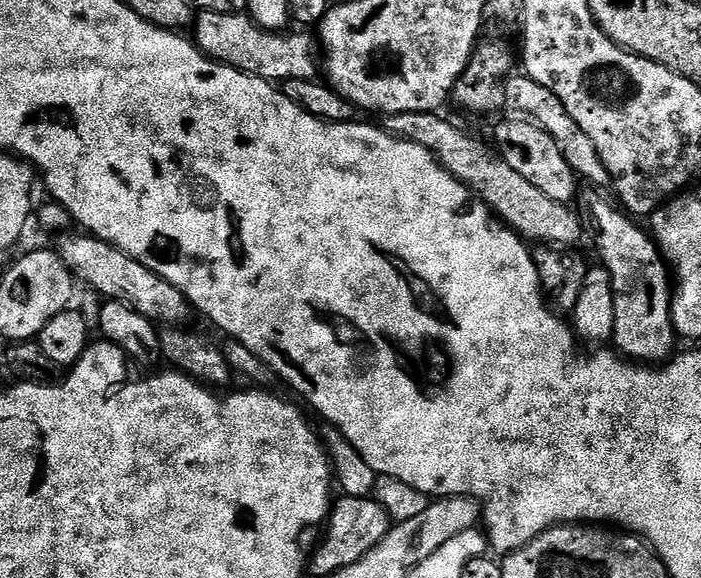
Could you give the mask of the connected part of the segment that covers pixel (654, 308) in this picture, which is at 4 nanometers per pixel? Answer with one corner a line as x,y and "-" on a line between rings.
581,187
578,192
579,204
579,215
587,231
588,228
592,231
596,252
600,255
599,263
614,282
612,340
617,344
615,347
632,362
647,362
656,366
667,361
677,351
678,343
676,329
672,326
674,288
670,283
669,265
656,247
656,241
645,229
643,232
636,225
639,223
629,213
621,210
615,203
612,205
607,194
599,187

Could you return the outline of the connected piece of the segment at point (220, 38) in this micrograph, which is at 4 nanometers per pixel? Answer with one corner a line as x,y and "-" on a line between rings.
200,12
199,15
195,17
194,20
194,29
196,28
196,36
194,35
194,43
205,56
209,56
212,60
217,60
219,64
228,64
232,68
237,68
240,72
245,72
251,76
257,76
263,80
271,80
273,82
283,82
286,80
314,80
317,79
318,73
316,73
316,64
318,68
318,61
321,59
322,52
318,47
318,40
315,35
307,36
307,31
296,30
300,32
284,31
279,32
267,32
262,26
258,26
255,22
252,21
252,17
242,13
242,12
231,12
230,14
218,14
217,12

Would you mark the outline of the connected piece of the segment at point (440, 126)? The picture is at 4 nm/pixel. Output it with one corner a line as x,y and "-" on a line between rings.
403,112
387,117
383,121
384,131
394,136
403,136
405,140
413,140
426,150
436,155
436,160
446,171
456,176
467,188
471,188
480,199
488,203
495,215
514,231
519,232
525,241
541,240
544,244
576,244
582,232
582,220
569,205
554,202
538,186
534,186
527,178
522,178
518,170
513,170
498,155
491,143
471,136
464,128
443,120
443,115
434,112

